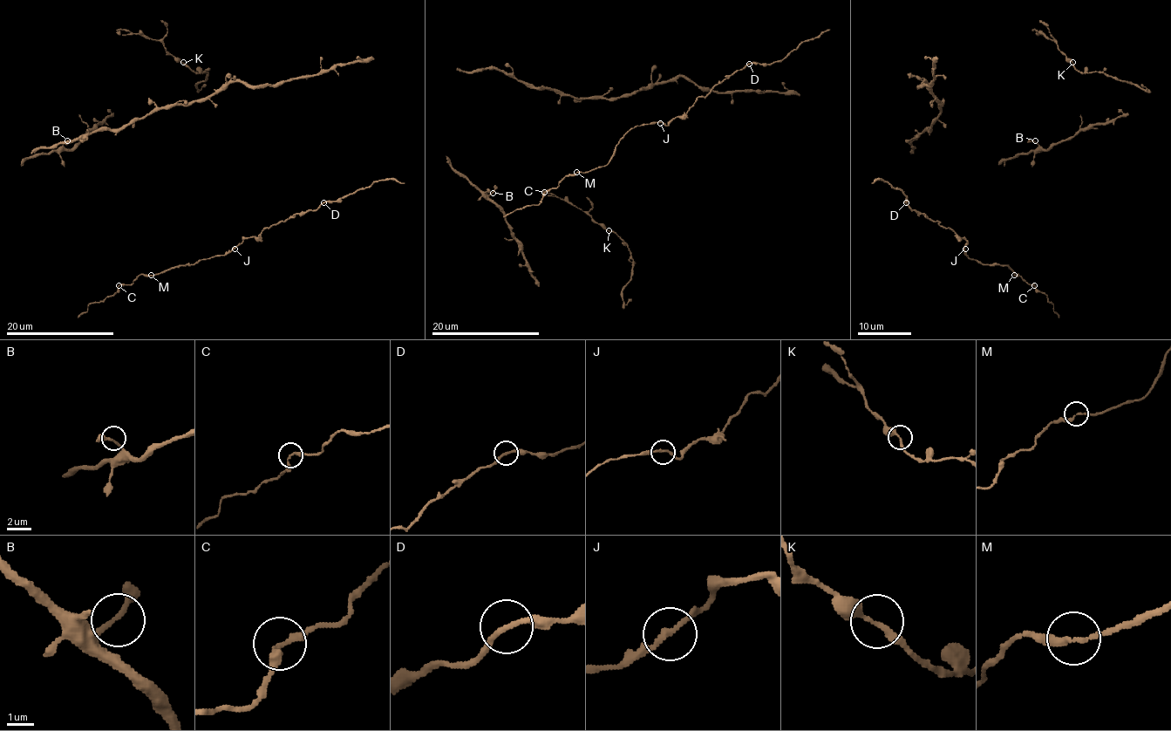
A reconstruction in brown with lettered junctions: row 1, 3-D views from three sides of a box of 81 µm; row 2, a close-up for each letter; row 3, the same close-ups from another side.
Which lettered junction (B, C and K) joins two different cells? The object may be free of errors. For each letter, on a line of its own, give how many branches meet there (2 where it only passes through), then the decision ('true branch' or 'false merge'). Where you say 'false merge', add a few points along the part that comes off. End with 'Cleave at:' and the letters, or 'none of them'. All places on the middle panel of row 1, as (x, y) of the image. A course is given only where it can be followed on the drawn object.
B: branches 2; true branch
C: branches 2; true branch
K: branches 2; true branch
Cleave at: none of them

